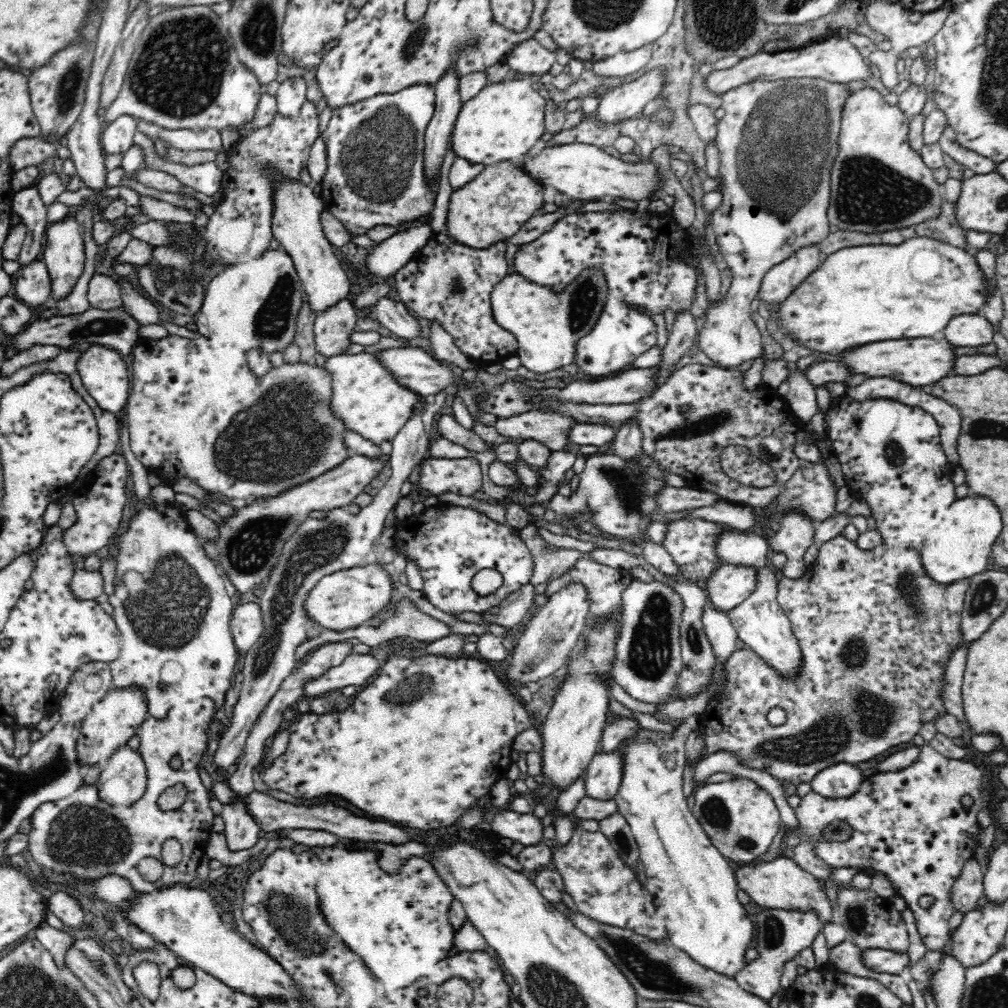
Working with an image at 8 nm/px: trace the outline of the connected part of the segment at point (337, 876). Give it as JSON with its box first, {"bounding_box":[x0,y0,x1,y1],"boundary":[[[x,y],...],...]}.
{"bounding_box":[312,847,455,988],"boundary":[[[314,847],[312,852],[322,861],[322,871],[314,888],[318,895],[318,909],[330,929],[365,962],[375,978],[392,988],[410,986],[455,951],[452,946],[455,928],[448,919],[453,894],[430,860],[412,857],[395,875],[388,875],[380,869],[378,855],[365,849],[348,851],[336,847]]]}

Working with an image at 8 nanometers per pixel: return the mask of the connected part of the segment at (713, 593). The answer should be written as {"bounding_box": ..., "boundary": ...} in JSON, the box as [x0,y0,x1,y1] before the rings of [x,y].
{"bounding_box":[705,564,756,613],"boundary":[[[723,564],[705,579],[705,600],[722,613],[729,612],[746,600],[754,590],[756,571],[751,567]]]}

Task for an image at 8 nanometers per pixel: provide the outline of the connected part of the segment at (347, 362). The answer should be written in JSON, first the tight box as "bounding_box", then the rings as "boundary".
{"bounding_box":[322,353,421,445],"boundary":[[[358,353],[358,354],[338,354],[336,356],[328,357],[322,369],[330,375],[330,387],[332,387],[332,396],[330,396],[330,413],[340,419],[344,423],[344,430],[350,430],[363,439],[370,441],[376,445],[380,445],[385,441],[393,441],[401,430],[404,422],[412,416],[412,408],[414,406],[421,409],[418,405],[420,395],[402,387],[400,383],[394,381],[392,373],[388,369],[384,369],[374,353]]]}

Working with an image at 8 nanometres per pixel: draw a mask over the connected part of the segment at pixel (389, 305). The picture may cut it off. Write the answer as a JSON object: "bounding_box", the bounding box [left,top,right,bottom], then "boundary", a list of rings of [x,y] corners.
{"bounding_box":[373,297,420,340],"boundary":[[[383,297],[373,307],[382,331],[388,328],[391,334],[396,334],[399,339],[412,340],[420,336],[420,324],[410,315],[408,308],[402,302],[394,302],[390,298]]]}

